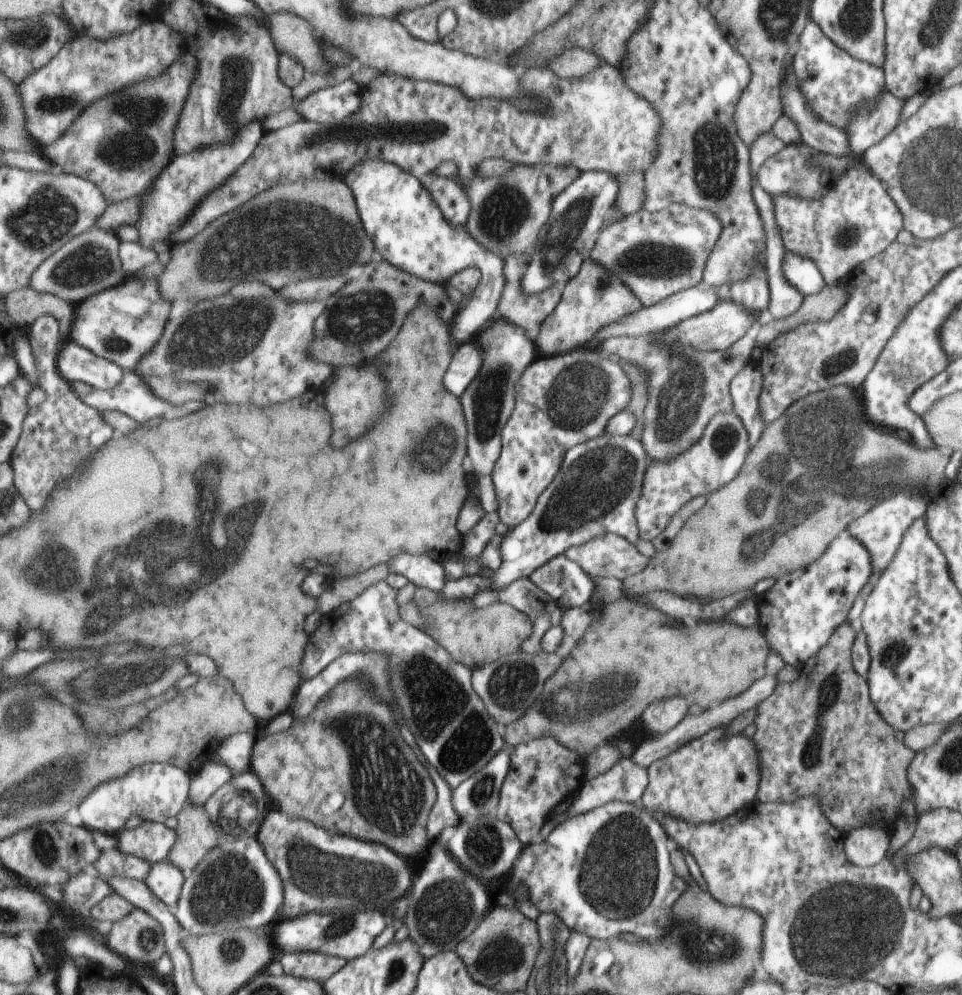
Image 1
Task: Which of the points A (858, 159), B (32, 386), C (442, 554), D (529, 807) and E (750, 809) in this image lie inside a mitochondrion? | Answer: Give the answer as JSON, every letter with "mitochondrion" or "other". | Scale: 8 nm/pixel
{"A":"other","B":"other","C":"other","D":"other","E":"other"}

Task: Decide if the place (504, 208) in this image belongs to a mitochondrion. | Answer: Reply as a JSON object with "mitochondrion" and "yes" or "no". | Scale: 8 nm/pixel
{"mitochondrion":"yes"}

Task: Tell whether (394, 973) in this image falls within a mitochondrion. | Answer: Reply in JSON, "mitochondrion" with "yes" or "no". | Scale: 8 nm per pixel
{"mitochondrion":"yes"}

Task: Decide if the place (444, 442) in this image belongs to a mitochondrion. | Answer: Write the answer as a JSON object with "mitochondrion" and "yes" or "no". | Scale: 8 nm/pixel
{"mitochondrion":"yes"}

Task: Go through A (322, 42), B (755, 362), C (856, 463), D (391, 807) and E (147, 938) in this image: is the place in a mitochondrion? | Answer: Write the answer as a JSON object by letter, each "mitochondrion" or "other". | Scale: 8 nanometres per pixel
{"A":"other","B":"other","C":"mitochondrion","D":"mitochondrion","E":"mitochondrion"}

